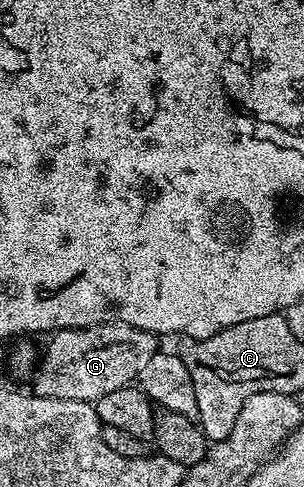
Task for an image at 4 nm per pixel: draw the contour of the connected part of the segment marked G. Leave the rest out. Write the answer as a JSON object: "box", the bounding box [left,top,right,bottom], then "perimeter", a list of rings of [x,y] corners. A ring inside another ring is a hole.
{"box":[32,324,160,402],"perimeter":[[[93,324],[91,328],[65,328],[53,333],[32,377],[33,391],[54,399],[97,402],[112,390],[133,385],[148,358],[160,351],[159,337],[127,324]]]}

